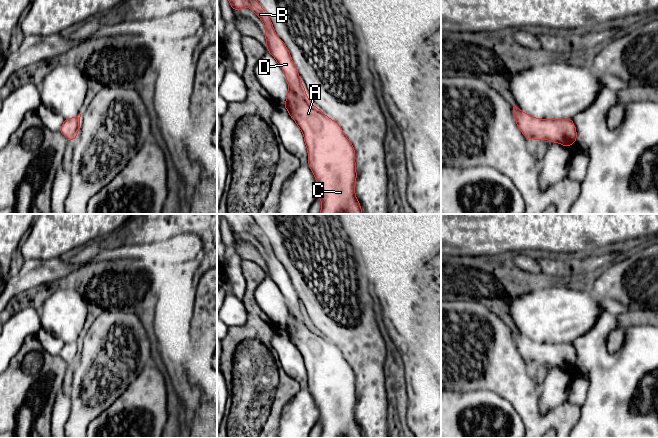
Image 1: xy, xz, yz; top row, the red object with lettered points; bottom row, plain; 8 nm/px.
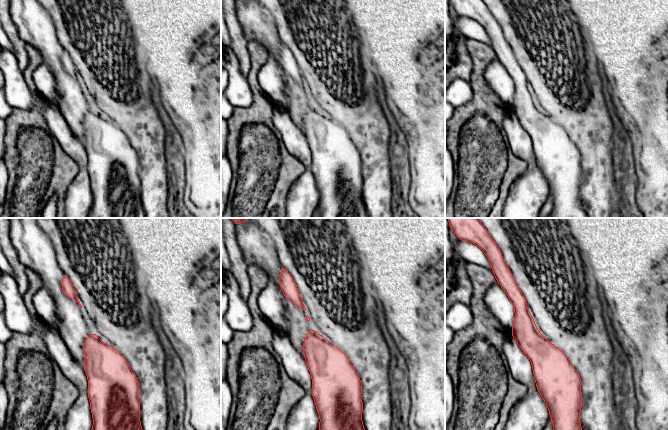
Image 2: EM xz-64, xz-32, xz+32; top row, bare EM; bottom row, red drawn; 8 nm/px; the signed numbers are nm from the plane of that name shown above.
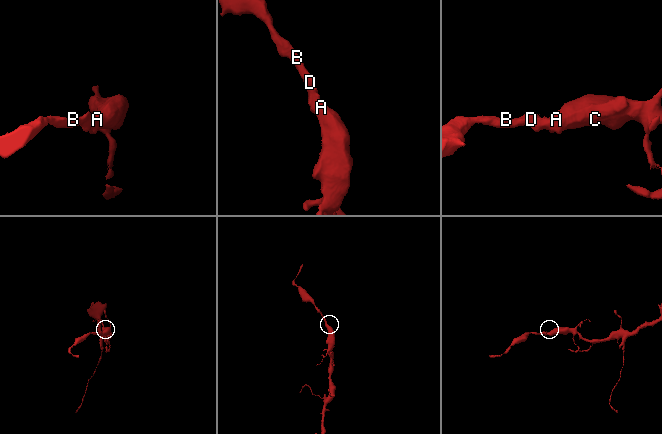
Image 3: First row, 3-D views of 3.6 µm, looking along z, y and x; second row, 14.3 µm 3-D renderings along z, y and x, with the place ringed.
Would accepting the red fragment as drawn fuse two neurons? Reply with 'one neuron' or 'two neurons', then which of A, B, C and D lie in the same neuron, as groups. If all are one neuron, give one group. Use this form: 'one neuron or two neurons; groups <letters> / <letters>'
one neuron; groups A B C D

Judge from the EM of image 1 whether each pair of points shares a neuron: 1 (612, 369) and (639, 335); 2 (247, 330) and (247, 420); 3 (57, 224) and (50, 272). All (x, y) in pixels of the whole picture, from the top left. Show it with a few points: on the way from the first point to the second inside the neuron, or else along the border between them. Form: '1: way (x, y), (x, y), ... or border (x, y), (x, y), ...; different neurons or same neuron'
1: way (620, 361), (638, 343); same neuron
2: way (247, 352), (247, 398); same neuron
3: border (74, 254), (29, 260); different neurons

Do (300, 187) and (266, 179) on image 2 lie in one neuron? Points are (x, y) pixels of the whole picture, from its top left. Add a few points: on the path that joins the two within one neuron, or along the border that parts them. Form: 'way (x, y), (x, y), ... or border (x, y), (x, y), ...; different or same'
border (301, 163), (303, 172), (290, 187), (285, 207); different

